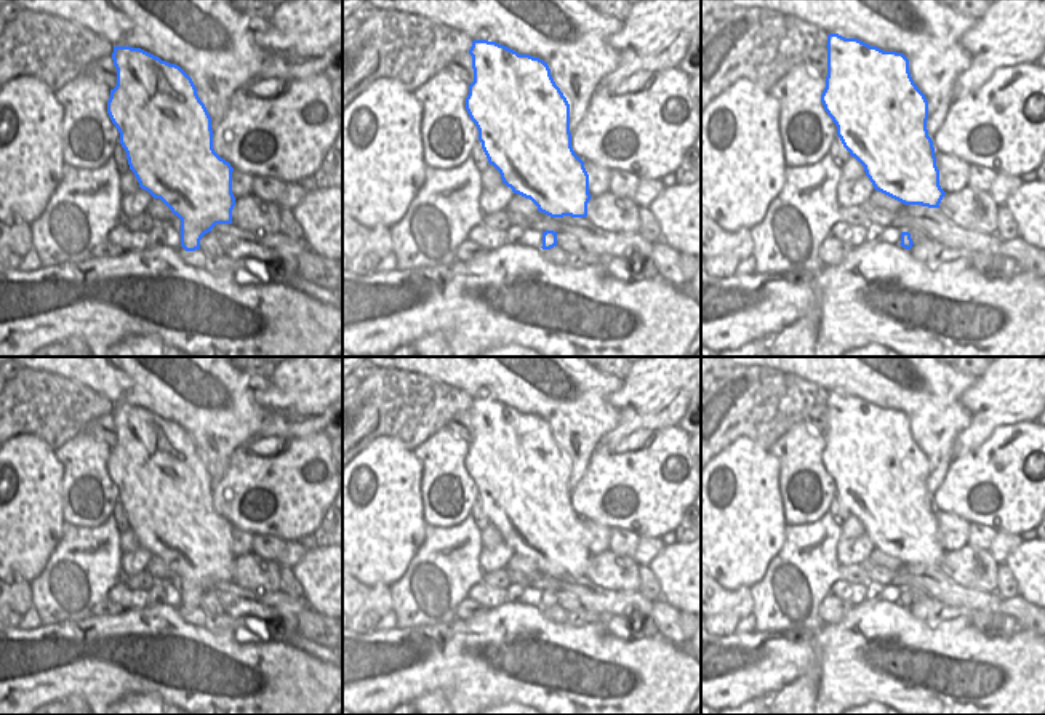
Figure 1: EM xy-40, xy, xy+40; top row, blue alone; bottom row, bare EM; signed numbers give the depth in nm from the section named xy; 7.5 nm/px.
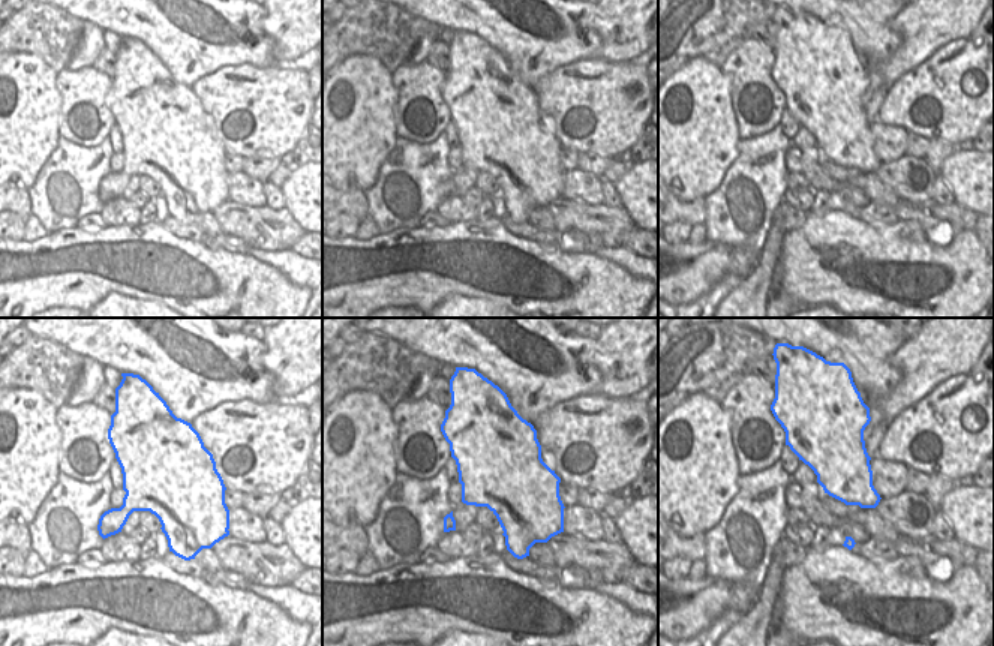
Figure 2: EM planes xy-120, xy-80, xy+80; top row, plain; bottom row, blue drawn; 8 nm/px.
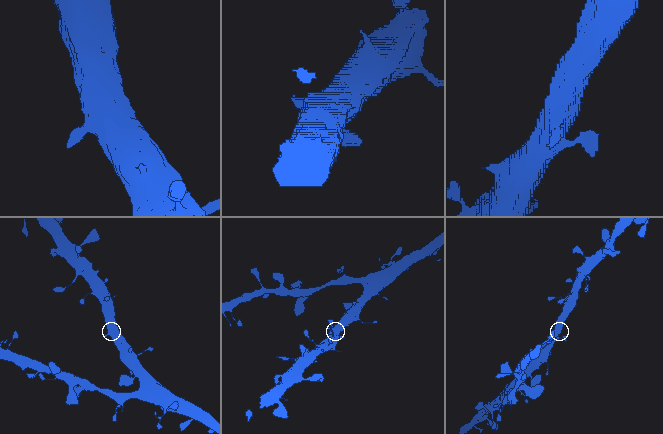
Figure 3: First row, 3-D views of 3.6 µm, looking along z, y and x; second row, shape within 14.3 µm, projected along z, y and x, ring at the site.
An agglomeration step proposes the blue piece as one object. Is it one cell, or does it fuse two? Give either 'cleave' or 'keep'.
keep

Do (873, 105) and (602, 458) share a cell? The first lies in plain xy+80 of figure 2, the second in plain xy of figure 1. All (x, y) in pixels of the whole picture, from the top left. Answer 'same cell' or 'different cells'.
different cells

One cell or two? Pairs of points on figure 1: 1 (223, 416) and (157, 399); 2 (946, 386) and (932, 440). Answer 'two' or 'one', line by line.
1: one
2: one

